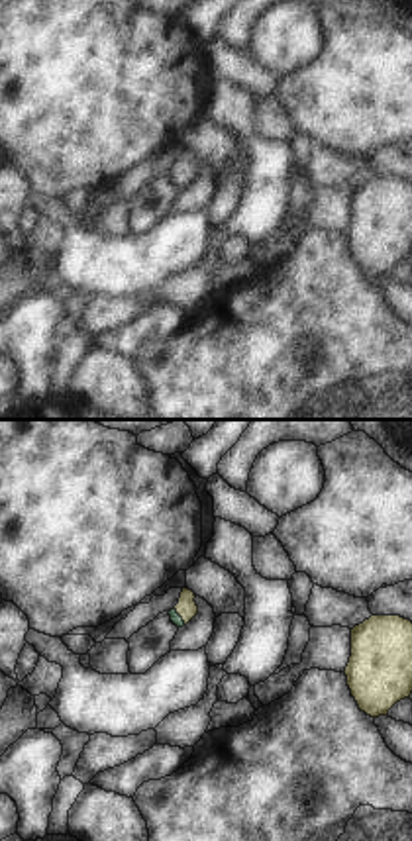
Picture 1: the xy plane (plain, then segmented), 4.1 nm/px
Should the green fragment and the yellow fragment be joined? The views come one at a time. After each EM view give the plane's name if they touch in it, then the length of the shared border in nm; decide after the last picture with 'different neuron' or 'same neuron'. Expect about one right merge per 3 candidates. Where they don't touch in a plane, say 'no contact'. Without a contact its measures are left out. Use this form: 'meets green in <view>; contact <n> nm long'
meets green in xy; contact 90 nm long

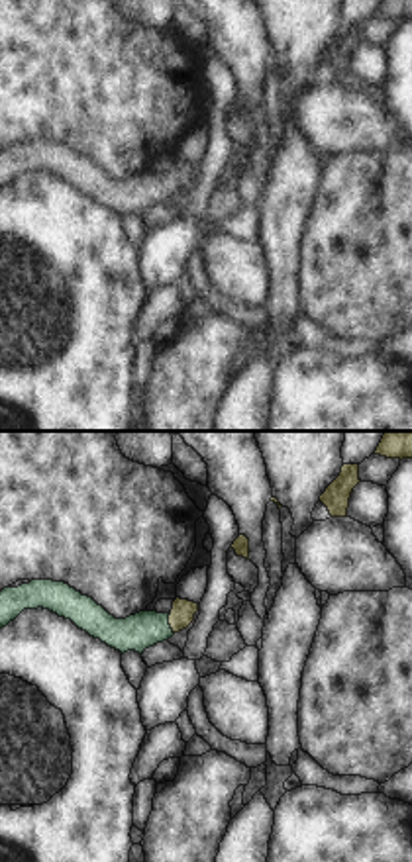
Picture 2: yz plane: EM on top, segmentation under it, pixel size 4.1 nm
meets green in yz; contact 80 nm long

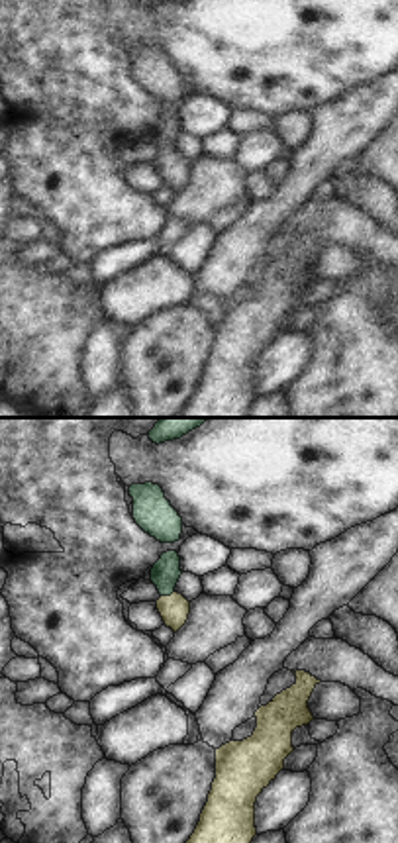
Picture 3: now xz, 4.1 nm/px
meets green in xz; contact 60 nm long

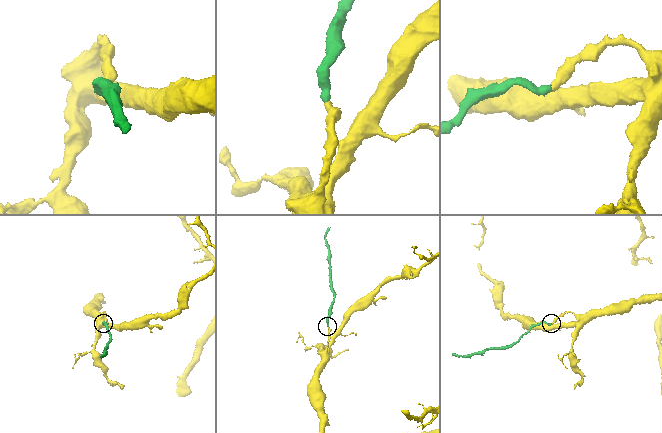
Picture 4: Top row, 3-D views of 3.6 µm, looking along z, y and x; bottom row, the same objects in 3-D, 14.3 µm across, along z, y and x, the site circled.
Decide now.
same neuron

